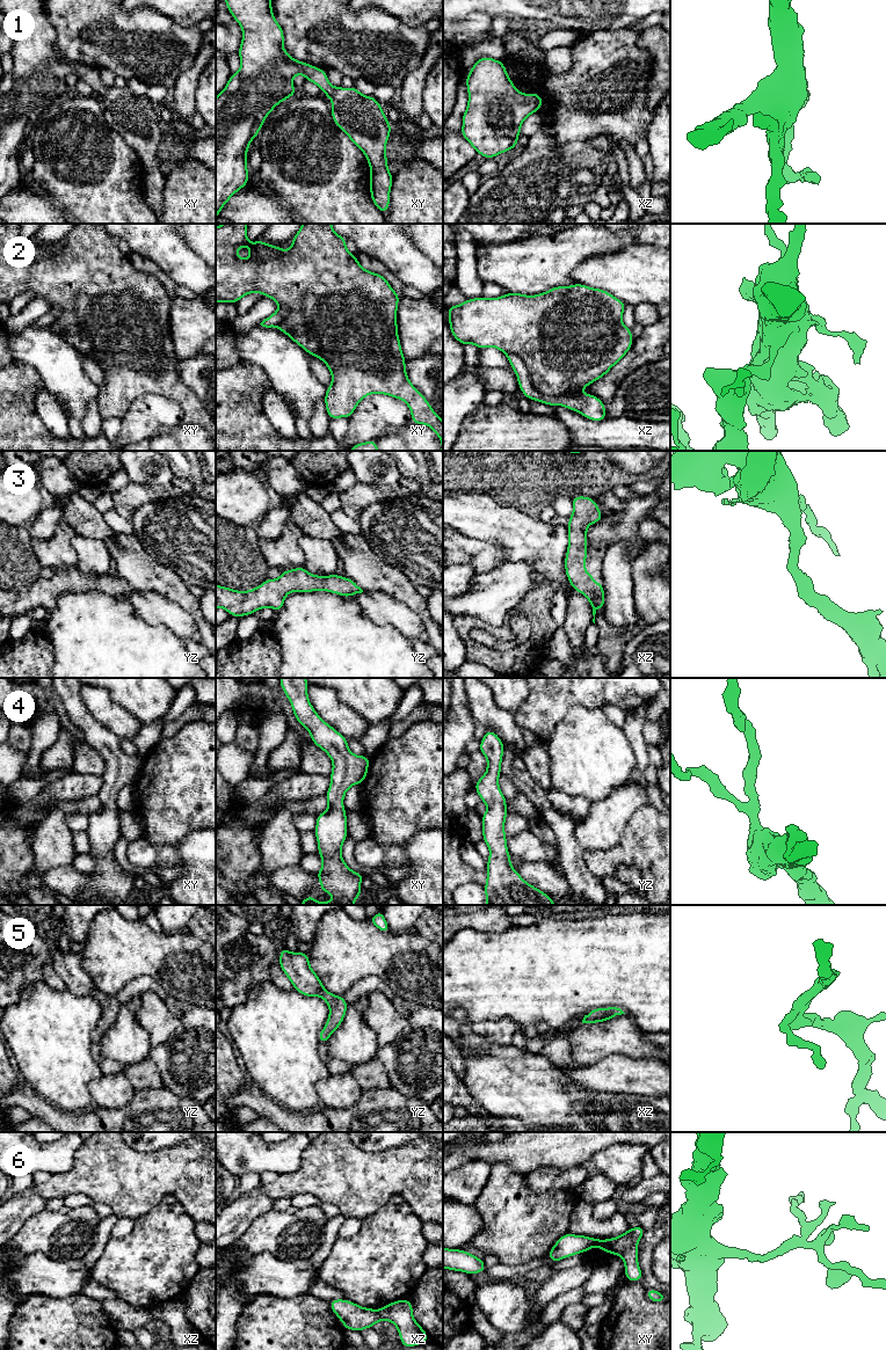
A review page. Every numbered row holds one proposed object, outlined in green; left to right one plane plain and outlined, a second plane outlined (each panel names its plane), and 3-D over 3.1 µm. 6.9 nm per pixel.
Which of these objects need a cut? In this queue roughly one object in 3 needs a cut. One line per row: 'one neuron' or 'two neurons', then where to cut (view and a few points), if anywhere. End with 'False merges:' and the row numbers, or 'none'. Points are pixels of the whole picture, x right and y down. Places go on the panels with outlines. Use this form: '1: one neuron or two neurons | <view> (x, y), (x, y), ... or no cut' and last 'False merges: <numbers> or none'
1: one neuron | no cut
2: two neurons | xz (507, 354), (523, 362), (530, 382), (545, 395), (576, 394)
3: one neuron | no cut
4: one neuron | no cut
5: one neuron | no cut
6: one neuron | no cut
False merges: 2

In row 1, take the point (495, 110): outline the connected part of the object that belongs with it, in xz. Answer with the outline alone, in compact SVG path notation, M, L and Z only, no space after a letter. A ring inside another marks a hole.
M480 57L465 82L469 101L460 134L487 159L517 148L521 125L528 116L539 112L543 97L533 92L520 93L502 60L491 57Z

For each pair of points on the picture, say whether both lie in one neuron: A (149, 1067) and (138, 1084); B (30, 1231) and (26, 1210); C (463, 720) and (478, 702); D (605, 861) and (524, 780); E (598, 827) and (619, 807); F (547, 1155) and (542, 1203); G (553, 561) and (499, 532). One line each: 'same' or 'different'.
A: same
B: different
C: different
D: different
E: same
F: different
G: same

